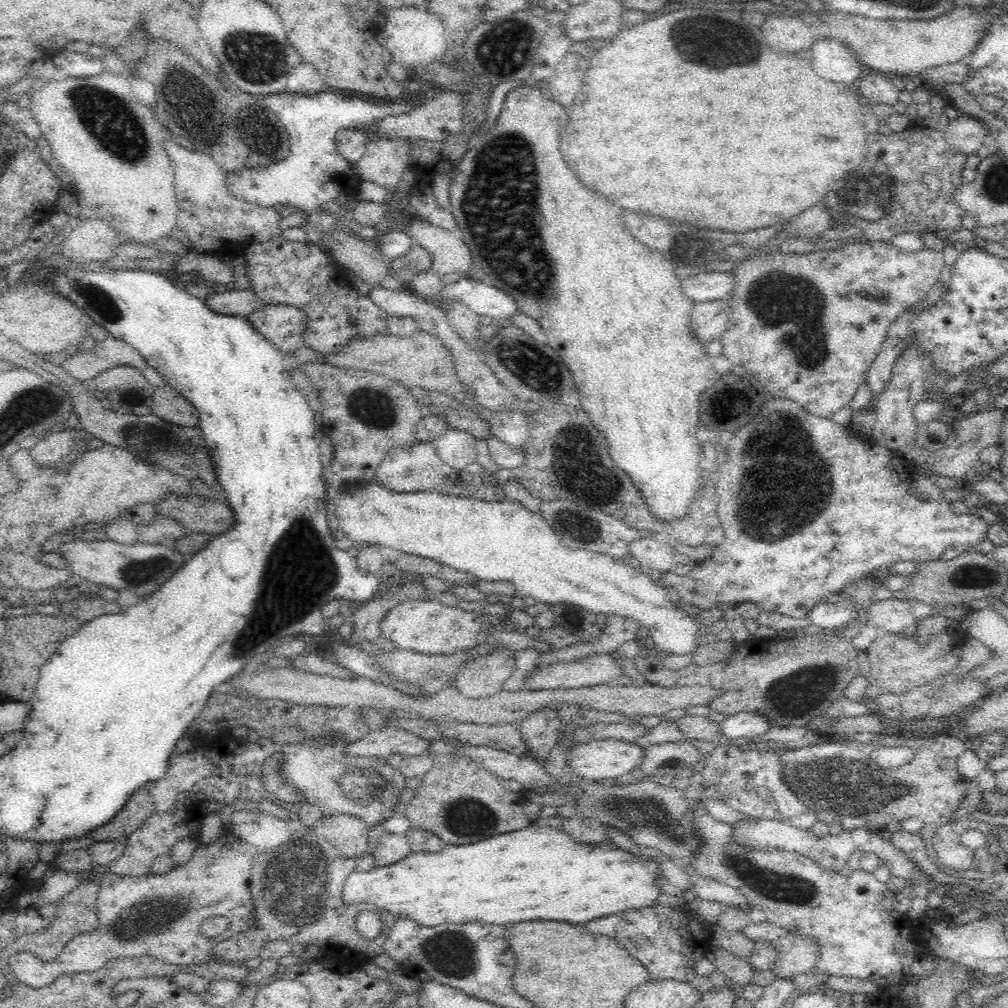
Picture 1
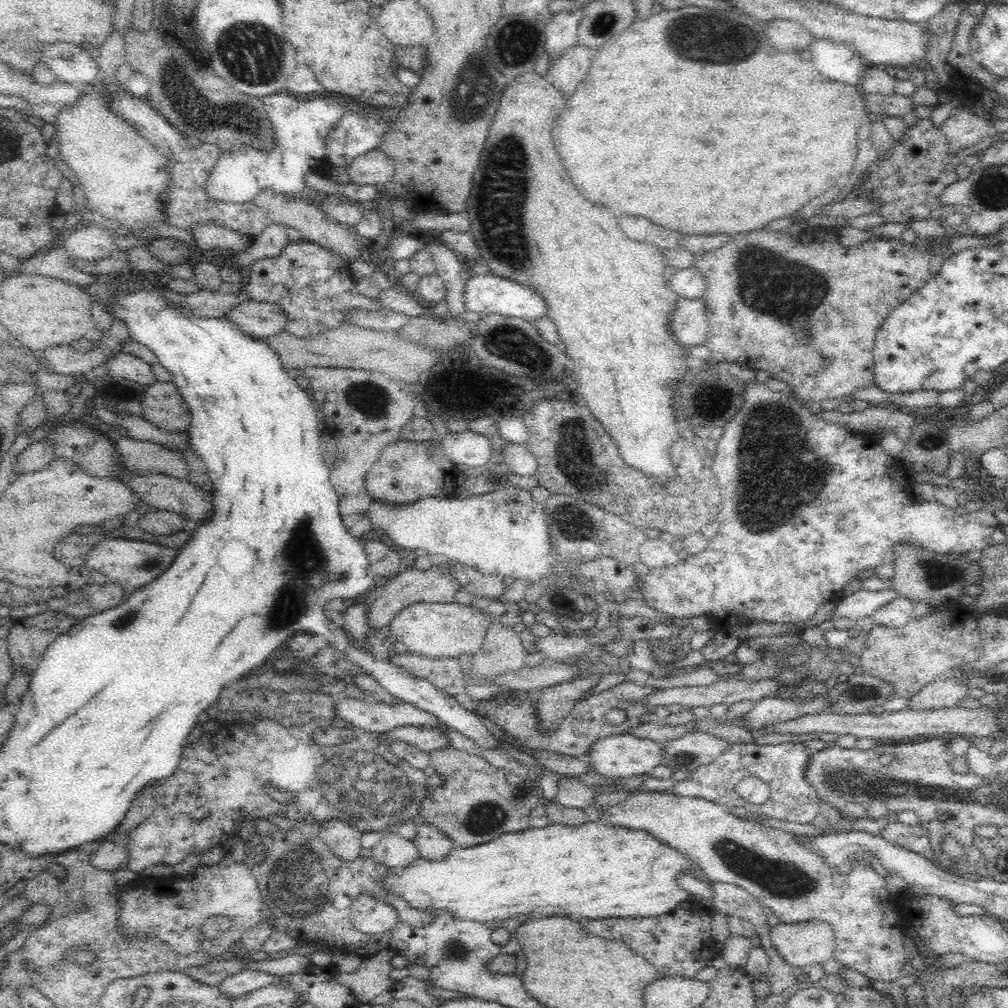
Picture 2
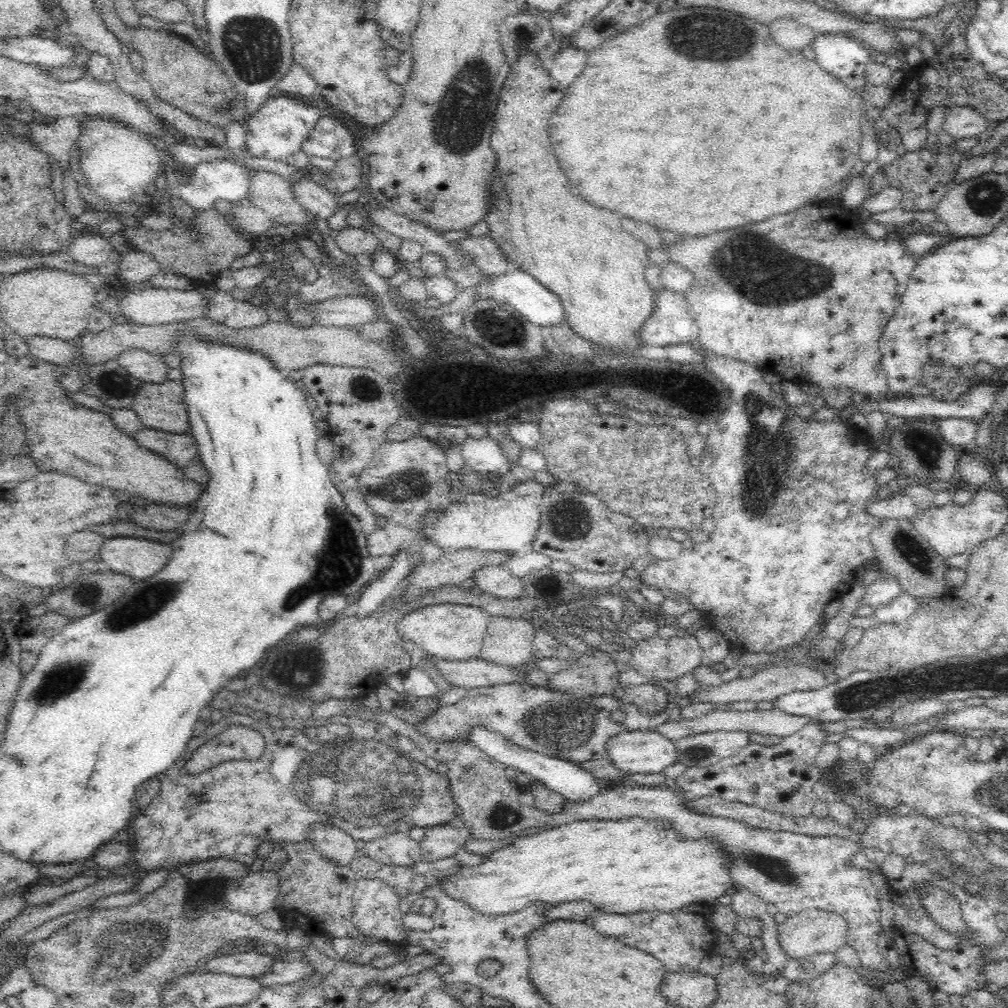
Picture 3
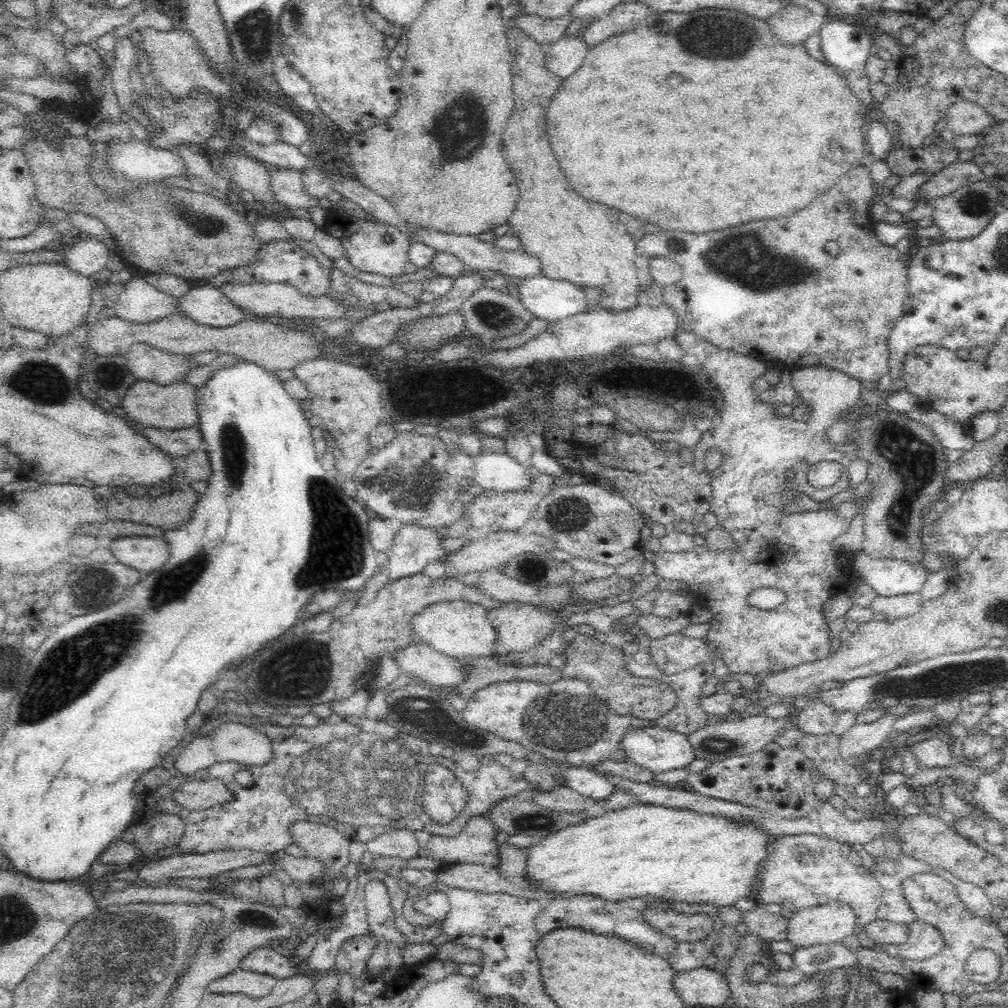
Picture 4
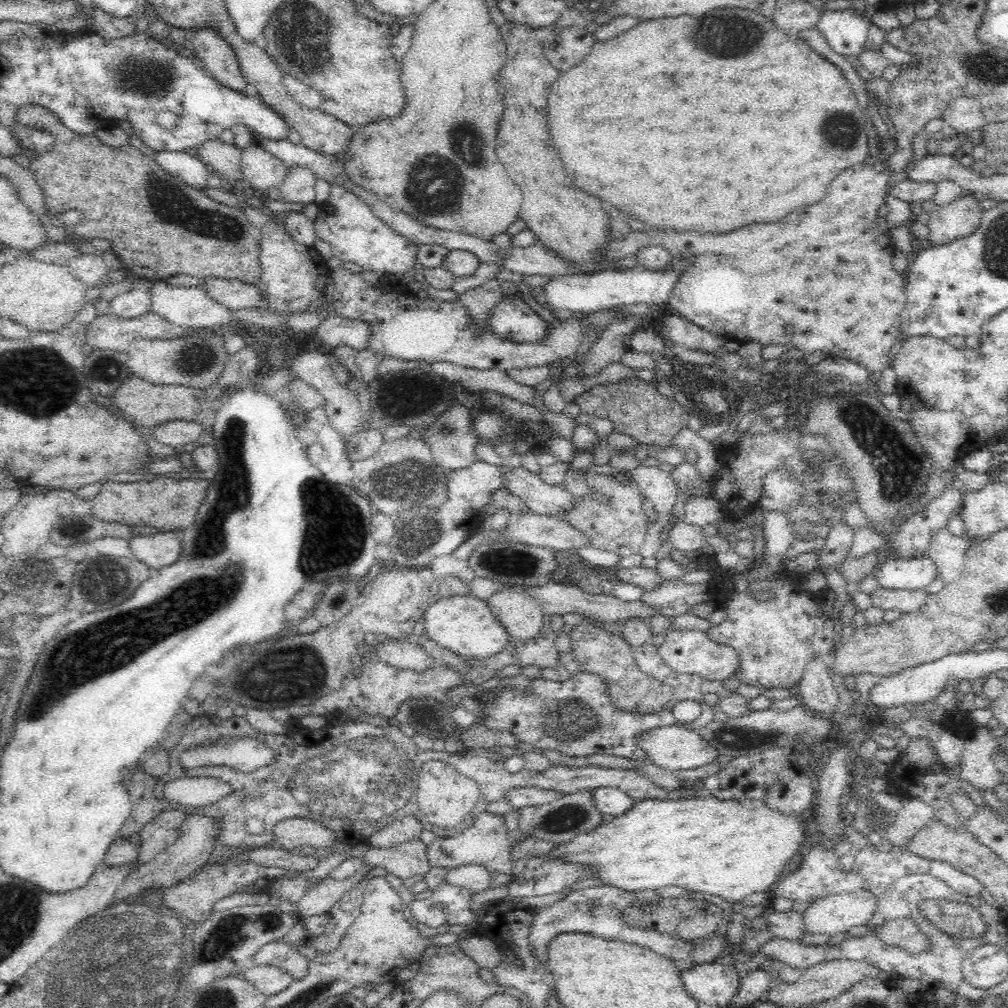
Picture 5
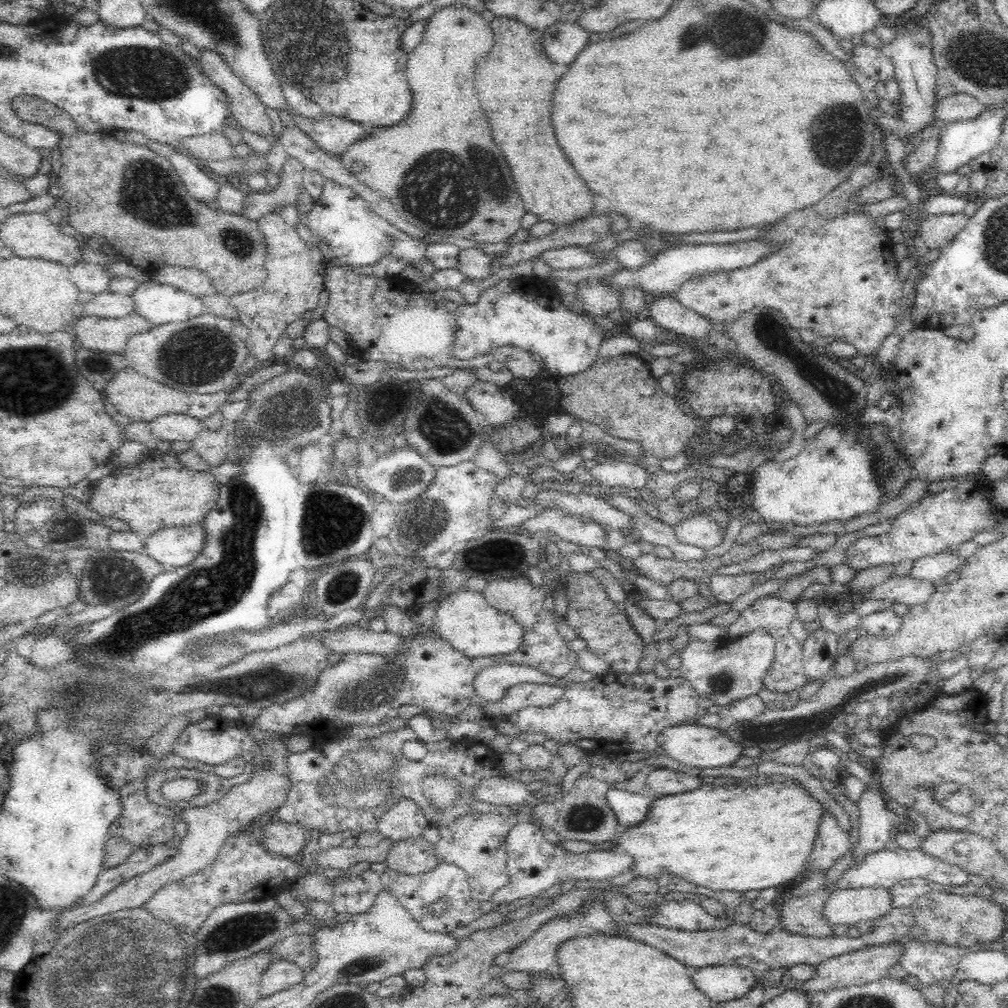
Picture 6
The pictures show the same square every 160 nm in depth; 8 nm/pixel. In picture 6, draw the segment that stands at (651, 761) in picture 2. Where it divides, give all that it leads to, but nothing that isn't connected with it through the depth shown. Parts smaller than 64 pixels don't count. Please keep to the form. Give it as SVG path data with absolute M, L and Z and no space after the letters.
M681 724L662 730L656 736L657 746L666 751L666 756L679 763L699 769L729 766L742 754L743 747L730 737L721 734L717 727L695 724Z

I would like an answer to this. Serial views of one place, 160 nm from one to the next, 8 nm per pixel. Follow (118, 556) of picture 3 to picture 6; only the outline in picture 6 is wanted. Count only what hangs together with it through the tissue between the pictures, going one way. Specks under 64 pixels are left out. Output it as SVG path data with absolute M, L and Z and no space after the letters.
M200 524L162 528L142 537L145 553L168 569L186 566L202 550L204 529Z

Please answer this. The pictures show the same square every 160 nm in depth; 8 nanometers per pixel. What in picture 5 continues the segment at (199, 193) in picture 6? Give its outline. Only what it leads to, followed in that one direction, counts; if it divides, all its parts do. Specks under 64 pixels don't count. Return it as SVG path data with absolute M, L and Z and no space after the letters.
M160 151L154 154L154 161L166 173L183 180L196 190L206 188L206 180L211 169L205 165L192 151L170 152Z

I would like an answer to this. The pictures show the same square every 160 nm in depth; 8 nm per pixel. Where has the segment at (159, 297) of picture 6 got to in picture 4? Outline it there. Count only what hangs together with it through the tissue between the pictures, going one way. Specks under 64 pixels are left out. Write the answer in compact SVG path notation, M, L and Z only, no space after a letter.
M195 284L179 298L179 310L192 320L208 326L227 327L250 317L218 287Z

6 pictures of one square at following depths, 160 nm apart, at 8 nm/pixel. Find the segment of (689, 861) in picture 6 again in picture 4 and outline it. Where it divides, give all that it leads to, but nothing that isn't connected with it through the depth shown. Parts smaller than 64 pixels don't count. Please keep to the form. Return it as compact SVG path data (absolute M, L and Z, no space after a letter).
M634 805L588 818L548 837L535 840L526 851L524 884L557 896L594 895L605 901L664 899L667 902L706 903L717 907L754 895L756 874L771 835L756 826L743 826L726 818L656 805Z

